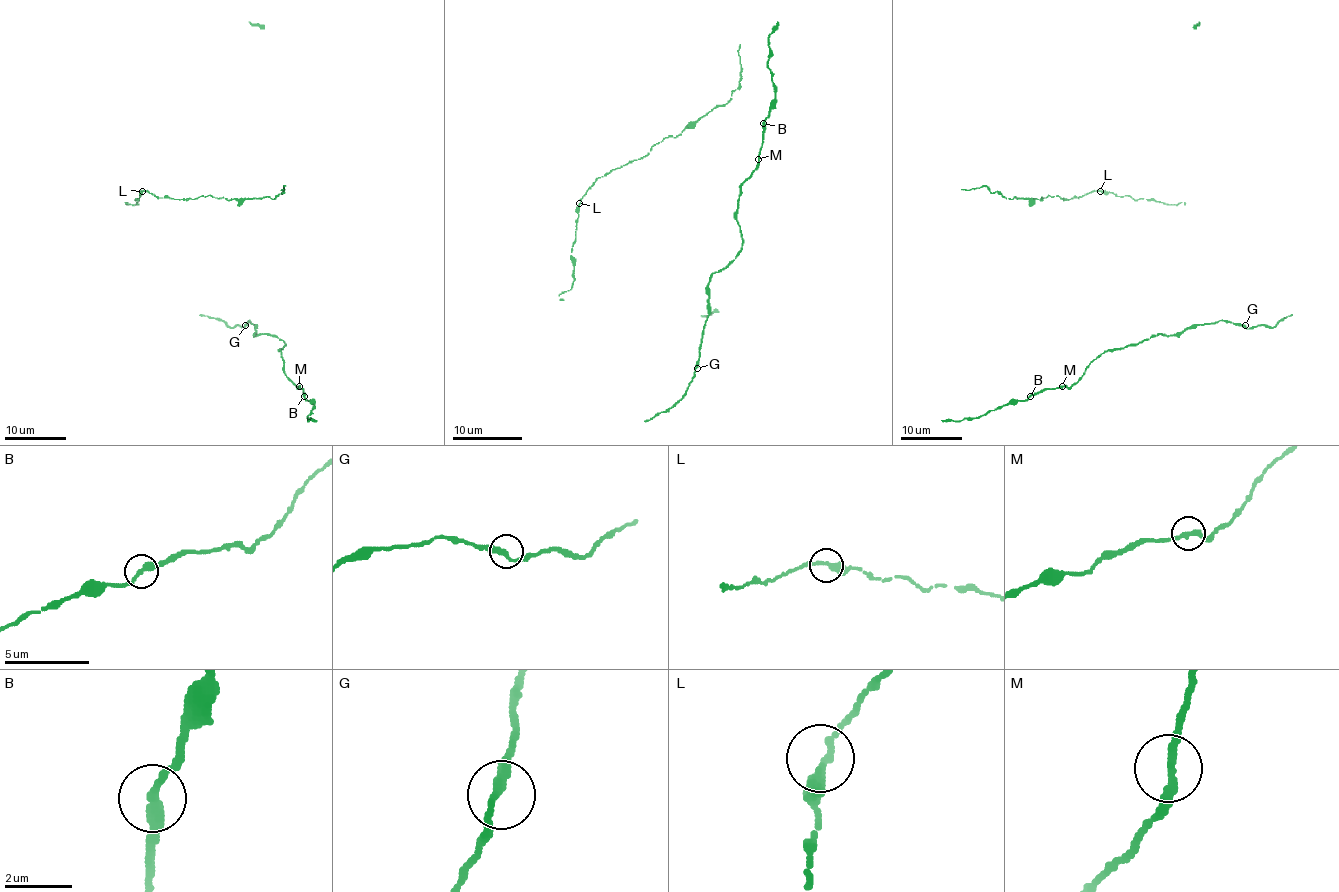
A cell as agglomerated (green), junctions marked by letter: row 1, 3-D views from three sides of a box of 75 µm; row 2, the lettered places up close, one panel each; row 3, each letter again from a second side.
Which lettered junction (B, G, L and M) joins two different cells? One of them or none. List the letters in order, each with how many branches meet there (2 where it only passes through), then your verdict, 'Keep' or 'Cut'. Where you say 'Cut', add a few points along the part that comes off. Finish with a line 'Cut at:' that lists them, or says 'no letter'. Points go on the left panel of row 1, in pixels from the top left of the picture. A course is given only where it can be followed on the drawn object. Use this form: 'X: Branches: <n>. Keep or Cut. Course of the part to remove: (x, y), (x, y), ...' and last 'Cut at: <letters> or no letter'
B: Branches: 2. Keep
G: Branches: 2. Keep
L: Branches: 2. Keep
M: Branches: 2. Keep
Cut at: no letter

